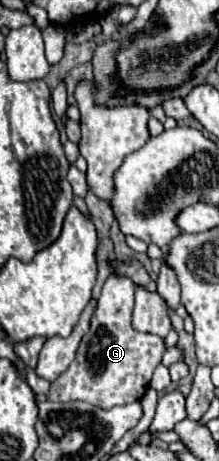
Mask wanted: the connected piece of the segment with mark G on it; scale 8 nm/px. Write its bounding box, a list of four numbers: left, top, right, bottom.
[51,273,165,409]

